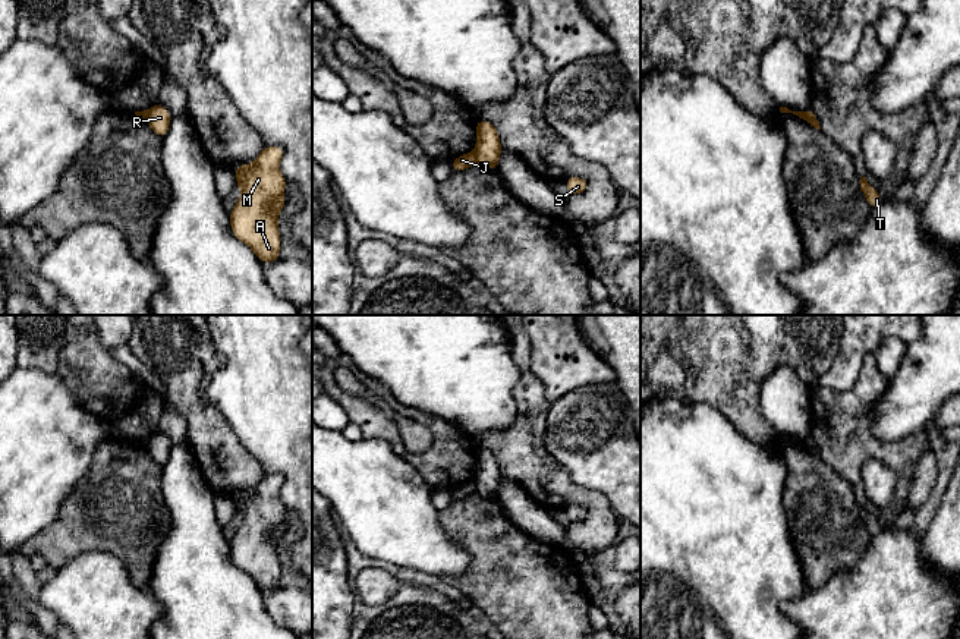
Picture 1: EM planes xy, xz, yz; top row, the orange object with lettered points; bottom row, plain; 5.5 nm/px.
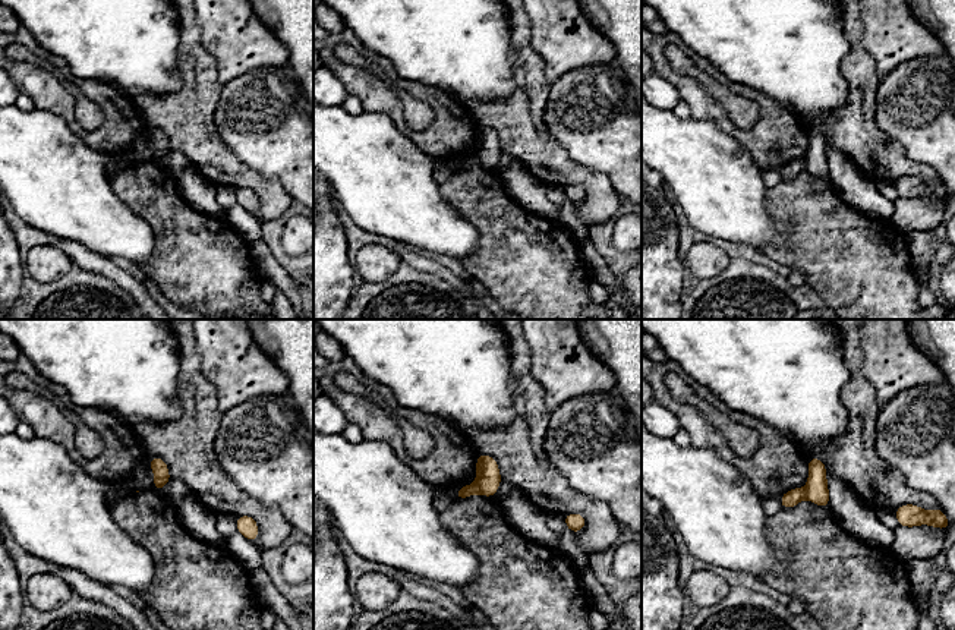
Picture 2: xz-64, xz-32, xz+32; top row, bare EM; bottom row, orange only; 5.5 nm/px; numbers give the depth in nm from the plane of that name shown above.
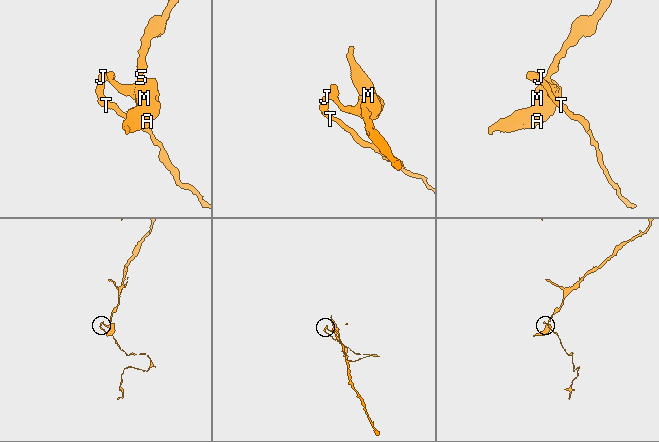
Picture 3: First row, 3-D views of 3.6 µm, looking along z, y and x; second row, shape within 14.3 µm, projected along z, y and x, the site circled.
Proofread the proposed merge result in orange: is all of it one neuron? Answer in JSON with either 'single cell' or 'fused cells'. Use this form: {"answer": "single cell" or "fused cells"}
{"answer": "fused cells"}

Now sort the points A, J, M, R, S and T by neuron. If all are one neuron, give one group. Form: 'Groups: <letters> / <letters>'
Groups: A M R S / J T

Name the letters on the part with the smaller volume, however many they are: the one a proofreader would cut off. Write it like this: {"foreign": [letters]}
{"foreign": ["J", "T"]}

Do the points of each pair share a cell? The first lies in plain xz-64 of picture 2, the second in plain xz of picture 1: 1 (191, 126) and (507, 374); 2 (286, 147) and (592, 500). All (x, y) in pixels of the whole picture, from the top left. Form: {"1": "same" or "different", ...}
{"1": "different", "2": "different"}

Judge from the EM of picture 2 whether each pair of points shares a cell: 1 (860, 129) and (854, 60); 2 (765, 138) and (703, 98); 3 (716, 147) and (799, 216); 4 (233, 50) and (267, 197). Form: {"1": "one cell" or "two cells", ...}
{"1": "one cell", "2": "one cell", "3": "two cells", "4": "two cells"}

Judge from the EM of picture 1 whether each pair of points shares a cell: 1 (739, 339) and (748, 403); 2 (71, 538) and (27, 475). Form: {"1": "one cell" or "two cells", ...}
{"1": "one cell", "2": "two cells"}

